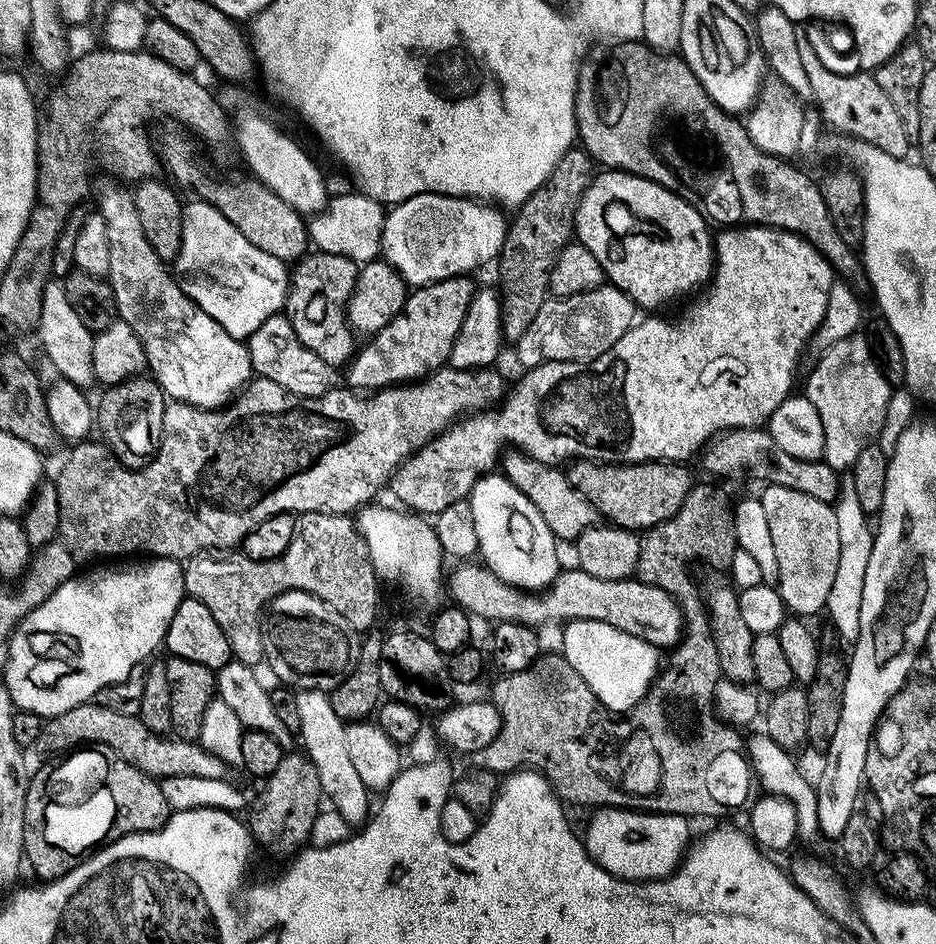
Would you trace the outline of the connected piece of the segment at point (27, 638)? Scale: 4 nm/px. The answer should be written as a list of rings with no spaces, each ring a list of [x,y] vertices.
[[[148,558],[145,564],[132,564],[129,568],[100,568],[97,572],[85,571],[77,574],[72,579],[62,582],[46,602],[42,602],[33,612],[22,620],[11,636],[6,641],[8,657],[4,660],[4,676],[2,682],[10,690],[10,698],[21,712],[33,712],[45,718],[51,718],[58,714],[66,714],[66,710],[74,710],[74,706],[89,703],[106,686],[114,682],[122,682],[122,678],[129,676],[131,672],[140,666],[140,663],[151,654],[157,647],[163,645],[164,635],[170,626],[170,618],[174,618],[174,610],[186,598],[184,591],[184,569],[181,561],[169,560],[167,558]]]

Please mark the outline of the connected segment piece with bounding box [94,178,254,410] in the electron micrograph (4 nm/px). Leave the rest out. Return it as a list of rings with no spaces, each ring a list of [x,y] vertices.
[[[119,179],[95,181],[95,211],[106,222],[110,241],[108,285],[114,290],[116,315],[140,337],[151,379],[160,385],[169,401],[195,408],[223,408],[253,379],[247,343],[226,334],[206,310],[185,296],[171,271],[164,269],[157,245],[144,237],[142,222],[132,192]]]

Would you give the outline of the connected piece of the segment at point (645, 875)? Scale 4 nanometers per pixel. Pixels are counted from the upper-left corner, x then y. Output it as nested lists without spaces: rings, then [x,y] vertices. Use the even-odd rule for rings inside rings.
[[[600,806],[595,809],[596,812],[592,816],[592,844],[590,840],[590,851],[592,859],[595,860],[598,866],[602,866],[610,874],[614,874],[620,880],[661,880],[662,877],[670,875],[680,867],[685,855],[686,849],[689,847],[690,839],[688,840],[688,824],[689,821],[683,816],[675,816],[672,812],[650,812],[647,810],[633,810],[630,808],[609,808]]]

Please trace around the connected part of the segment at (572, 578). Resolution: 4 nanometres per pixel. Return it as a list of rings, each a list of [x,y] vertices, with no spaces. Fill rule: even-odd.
[[[464,562],[460,568],[451,569],[446,580],[446,592],[464,611],[473,617],[481,616],[491,622],[517,620],[519,624],[541,626],[551,620],[567,622],[574,619],[597,619],[618,630],[644,639],[659,650],[672,650],[684,635],[684,613],[676,599],[658,586],[643,584],[641,580],[607,580],[594,578],[579,570],[561,571],[549,588],[539,592],[527,592],[497,578],[480,562]]]

